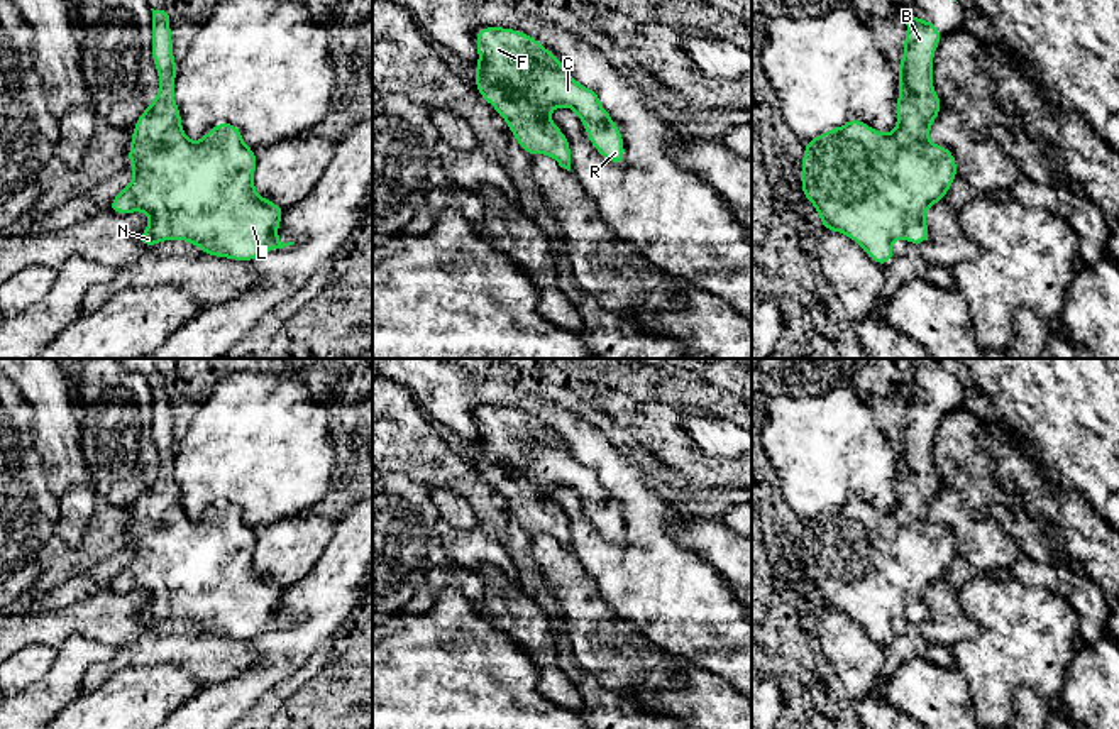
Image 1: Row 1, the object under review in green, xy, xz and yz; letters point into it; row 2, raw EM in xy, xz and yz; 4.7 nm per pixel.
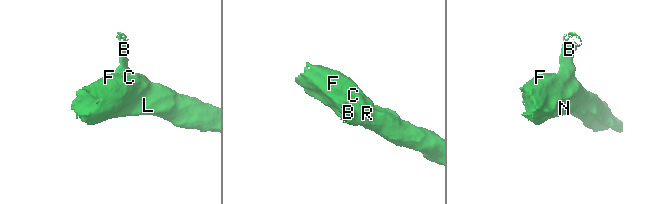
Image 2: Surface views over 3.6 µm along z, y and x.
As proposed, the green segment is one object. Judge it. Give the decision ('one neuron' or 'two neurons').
one neuron

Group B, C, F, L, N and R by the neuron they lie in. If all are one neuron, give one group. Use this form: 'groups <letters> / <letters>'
groups B C F L N R

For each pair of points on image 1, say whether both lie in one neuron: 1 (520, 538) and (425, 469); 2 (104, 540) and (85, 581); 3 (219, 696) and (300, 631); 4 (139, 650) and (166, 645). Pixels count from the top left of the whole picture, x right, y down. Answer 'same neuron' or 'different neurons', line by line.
1: same neuron
2: different neurons
3: same neuron
4: same neuron

